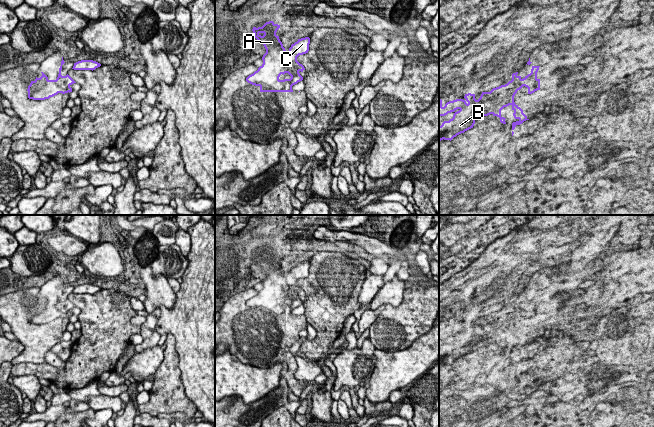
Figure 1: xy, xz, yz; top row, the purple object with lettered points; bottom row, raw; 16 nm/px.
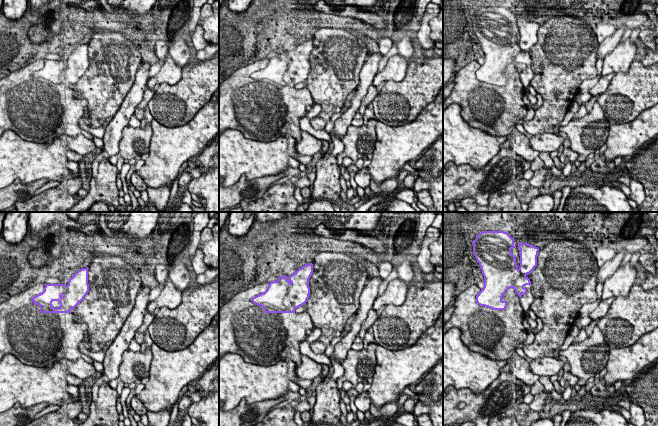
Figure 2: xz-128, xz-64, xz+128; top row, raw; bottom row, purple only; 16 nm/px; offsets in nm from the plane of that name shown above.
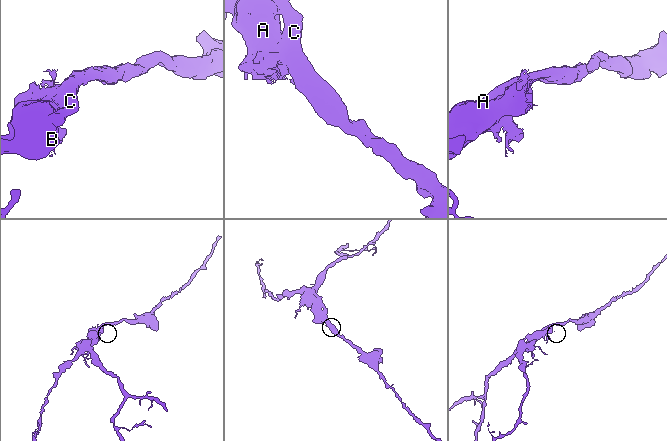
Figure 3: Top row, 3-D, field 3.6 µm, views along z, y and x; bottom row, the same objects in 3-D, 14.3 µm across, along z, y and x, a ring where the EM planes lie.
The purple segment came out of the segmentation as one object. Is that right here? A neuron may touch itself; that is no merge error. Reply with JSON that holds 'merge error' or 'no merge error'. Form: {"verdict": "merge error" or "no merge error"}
{"verdict": "merge error"}

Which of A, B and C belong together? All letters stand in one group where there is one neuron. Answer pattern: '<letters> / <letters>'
A B / C

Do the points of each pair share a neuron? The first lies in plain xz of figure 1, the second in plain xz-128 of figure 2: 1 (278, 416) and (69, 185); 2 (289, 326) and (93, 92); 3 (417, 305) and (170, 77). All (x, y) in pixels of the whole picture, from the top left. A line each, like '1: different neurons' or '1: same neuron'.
1: different neurons
2: different neurons
3: different neurons

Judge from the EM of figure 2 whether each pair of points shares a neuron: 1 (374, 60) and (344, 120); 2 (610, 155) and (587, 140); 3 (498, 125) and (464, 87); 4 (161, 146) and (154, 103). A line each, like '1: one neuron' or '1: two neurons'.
1: one neuron
2: two neurons
3: one neuron
4: two neurons

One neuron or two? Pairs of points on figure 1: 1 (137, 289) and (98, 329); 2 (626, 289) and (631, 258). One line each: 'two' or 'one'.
1: two
2: one

